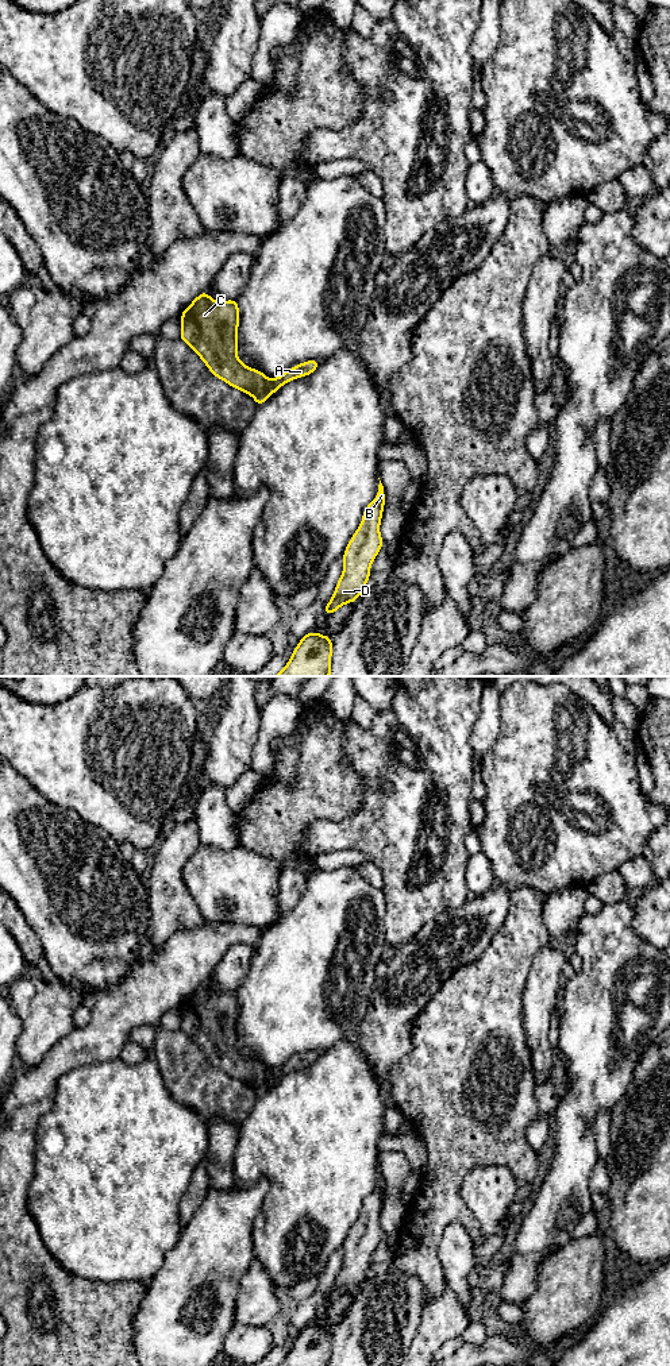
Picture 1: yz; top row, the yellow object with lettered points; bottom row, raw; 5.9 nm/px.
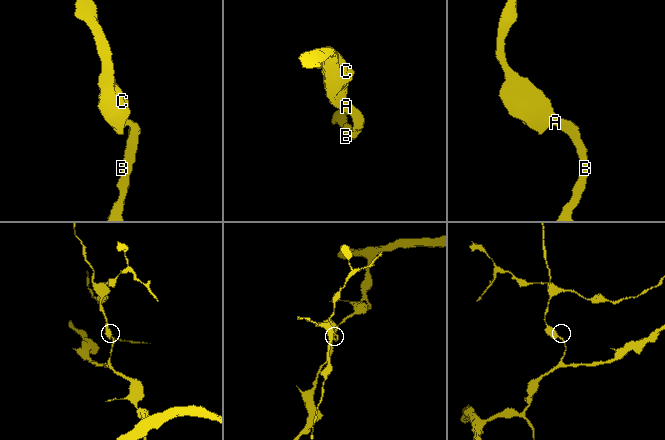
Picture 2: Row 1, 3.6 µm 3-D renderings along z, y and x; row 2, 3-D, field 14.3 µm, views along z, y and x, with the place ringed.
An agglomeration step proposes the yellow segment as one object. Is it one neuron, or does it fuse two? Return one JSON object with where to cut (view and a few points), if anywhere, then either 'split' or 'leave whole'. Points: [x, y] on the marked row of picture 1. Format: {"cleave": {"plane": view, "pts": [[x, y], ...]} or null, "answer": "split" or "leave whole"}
{"cleave": null, "answer": "leave whole"}

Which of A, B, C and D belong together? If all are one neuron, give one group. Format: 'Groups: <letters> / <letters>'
Groups: A B C D

